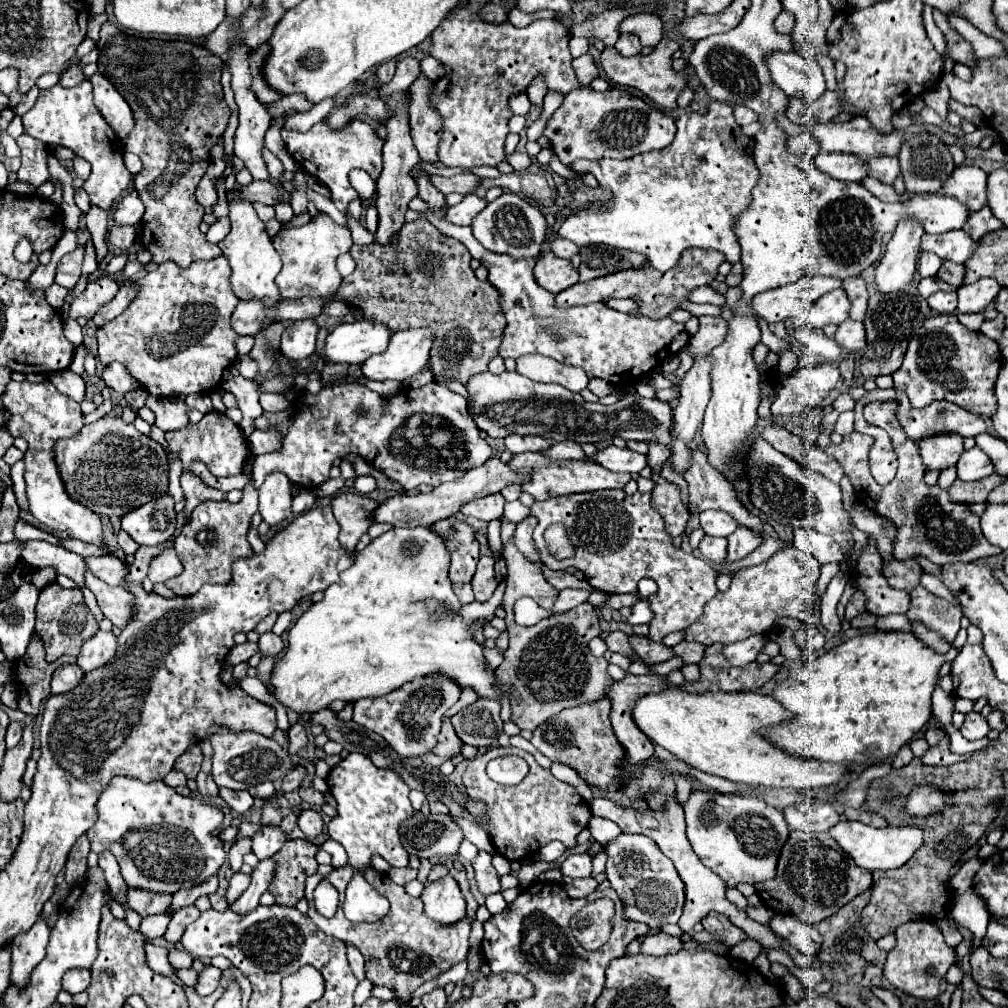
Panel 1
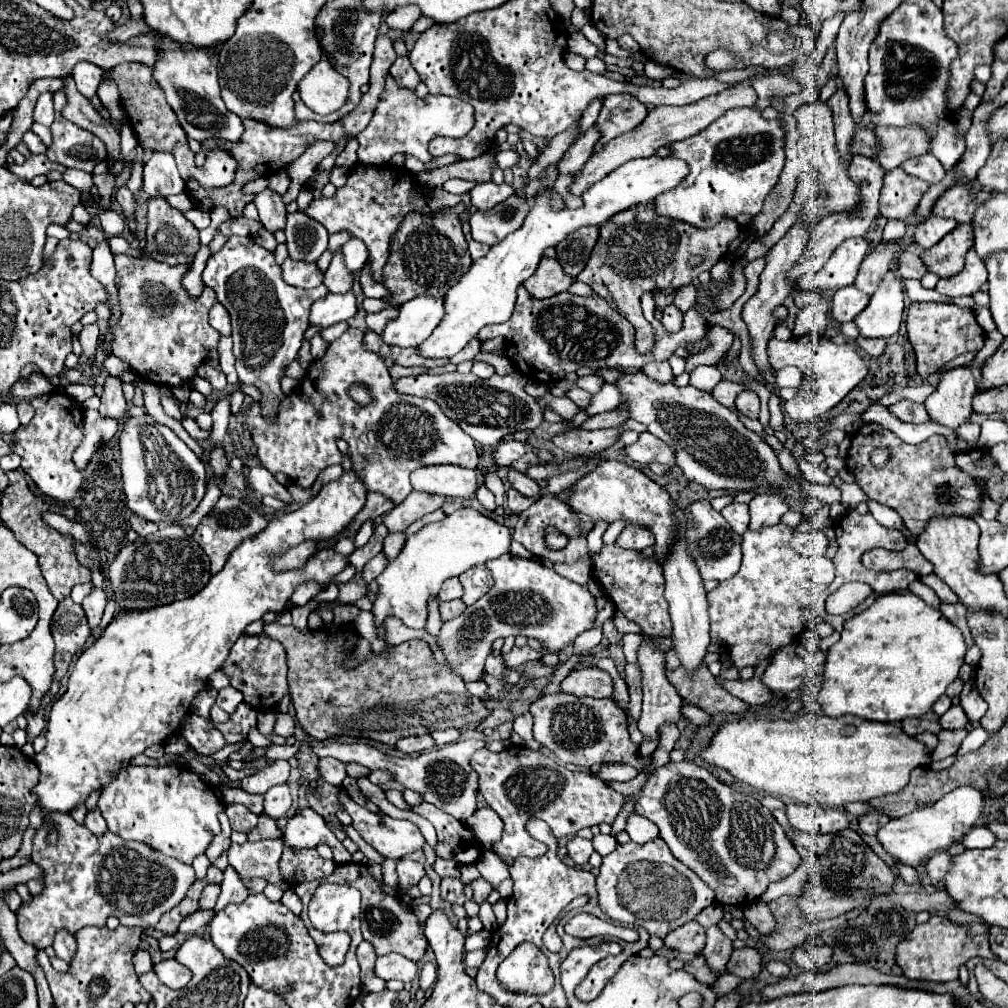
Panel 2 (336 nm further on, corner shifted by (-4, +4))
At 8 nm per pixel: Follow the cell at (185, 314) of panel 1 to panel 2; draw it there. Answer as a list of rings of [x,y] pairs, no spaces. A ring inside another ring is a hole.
[[[115,254],[115,286],[121,306],[119,326],[113,332],[113,354],[127,362],[141,378],[157,386],[179,386],[197,374],[207,356],[207,348],[215,348],[219,332],[209,326],[207,312],[217,302],[215,292],[205,288],[199,298],[189,298],[181,286],[185,266],[169,266],[157,260],[131,258]],[[161,288],[163,292],[155,292]]]

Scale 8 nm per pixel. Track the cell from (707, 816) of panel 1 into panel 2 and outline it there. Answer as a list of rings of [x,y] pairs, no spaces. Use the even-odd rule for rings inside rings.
[[[667,762],[651,772],[639,794],[633,796],[633,810],[657,824],[671,854],[715,892],[721,906],[743,906],[761,898],[771,882],[789,876],[799,866],[799,852],[771,810],[757,798],[719,782],[695,762]]]

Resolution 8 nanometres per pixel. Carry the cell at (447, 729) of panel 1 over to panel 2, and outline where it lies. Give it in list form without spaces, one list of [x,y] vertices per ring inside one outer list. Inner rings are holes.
[[[429,734],[423,736],[407,736],[403,740],[399,740],[395,744],[395,748],[403,754],[415,754],[415,752],[423,752],[423,750],[431,750],[433,748],[433,738]]]

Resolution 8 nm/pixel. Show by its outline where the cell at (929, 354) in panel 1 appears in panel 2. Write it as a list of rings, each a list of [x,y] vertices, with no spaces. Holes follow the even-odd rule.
[[[913,302],[907,310],[907,334],[917,354],[917,372],[923,378],[929,378],[939,372],[943,364],[965,352],[977,352],[983,348],[985,332],[977,324],[969,308],[955,304],[937,304],[937,302]]]

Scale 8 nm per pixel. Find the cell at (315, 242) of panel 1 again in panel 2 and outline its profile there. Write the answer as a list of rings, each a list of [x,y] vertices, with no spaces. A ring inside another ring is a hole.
[[[287,258],[283,262],[281,270],[283,270],[283,280],[295,288],[315,288],[323,282],[323,274],[317,268],[317,264],[295,262],[295,260]]]

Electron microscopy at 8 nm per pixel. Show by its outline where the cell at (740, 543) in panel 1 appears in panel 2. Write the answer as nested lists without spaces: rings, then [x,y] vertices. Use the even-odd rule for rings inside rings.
[[[765,492],[757,494],[749,502],[749,514],[751,514],[751,524],[749,530],[759,530],[763,526],[773,526],[779,524],[781,516],[789,510],[789,504],[779,492]]]

